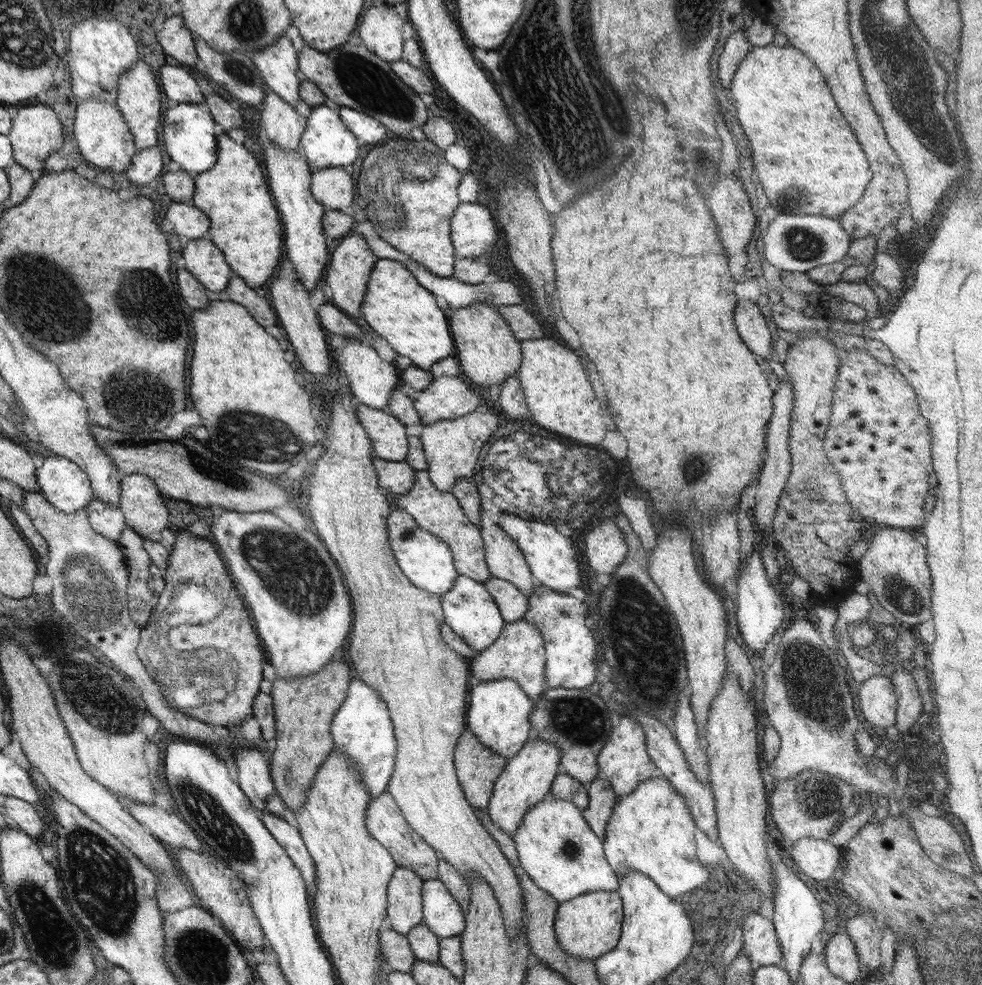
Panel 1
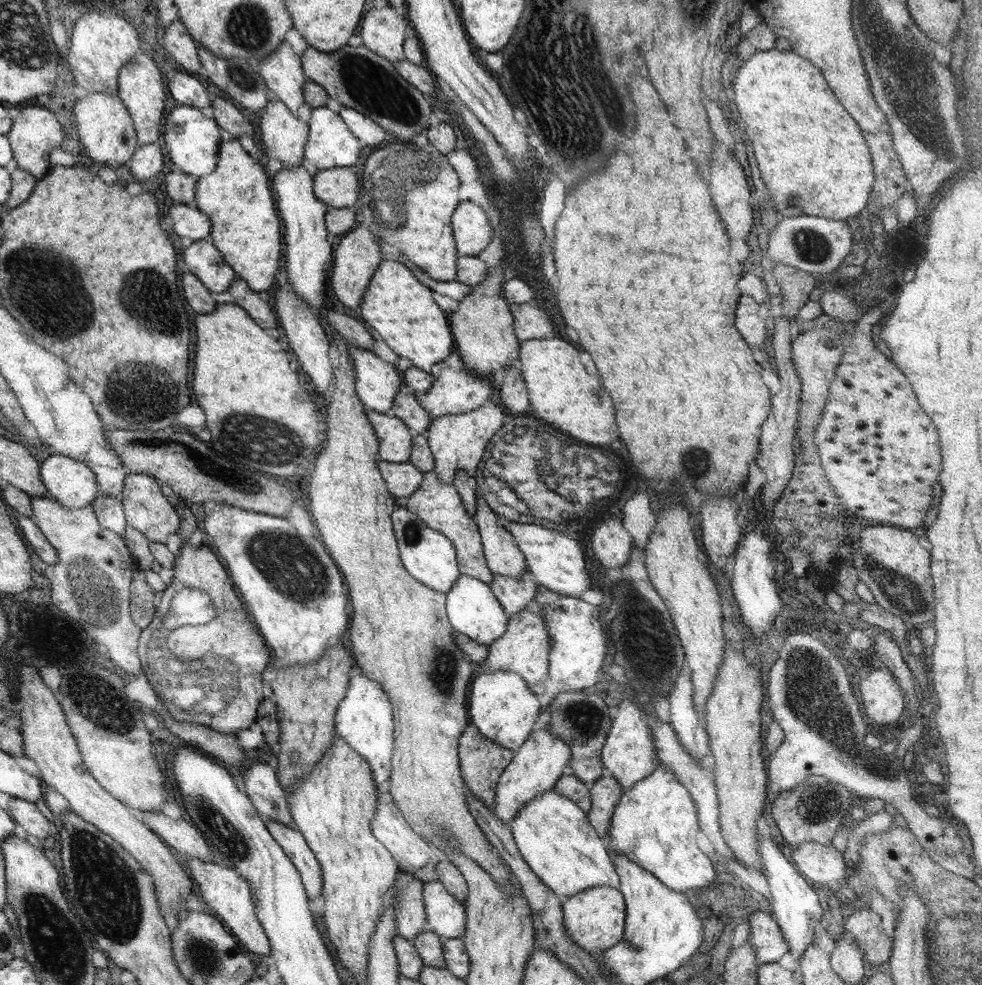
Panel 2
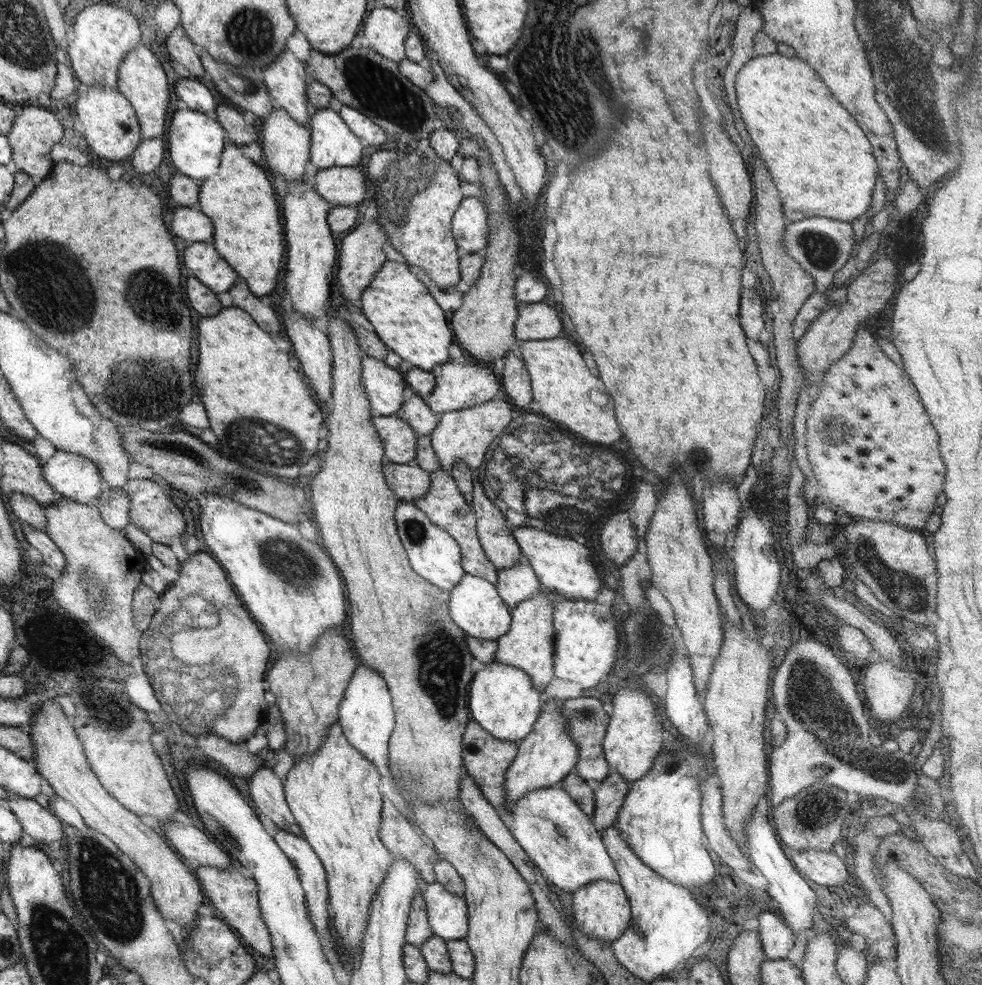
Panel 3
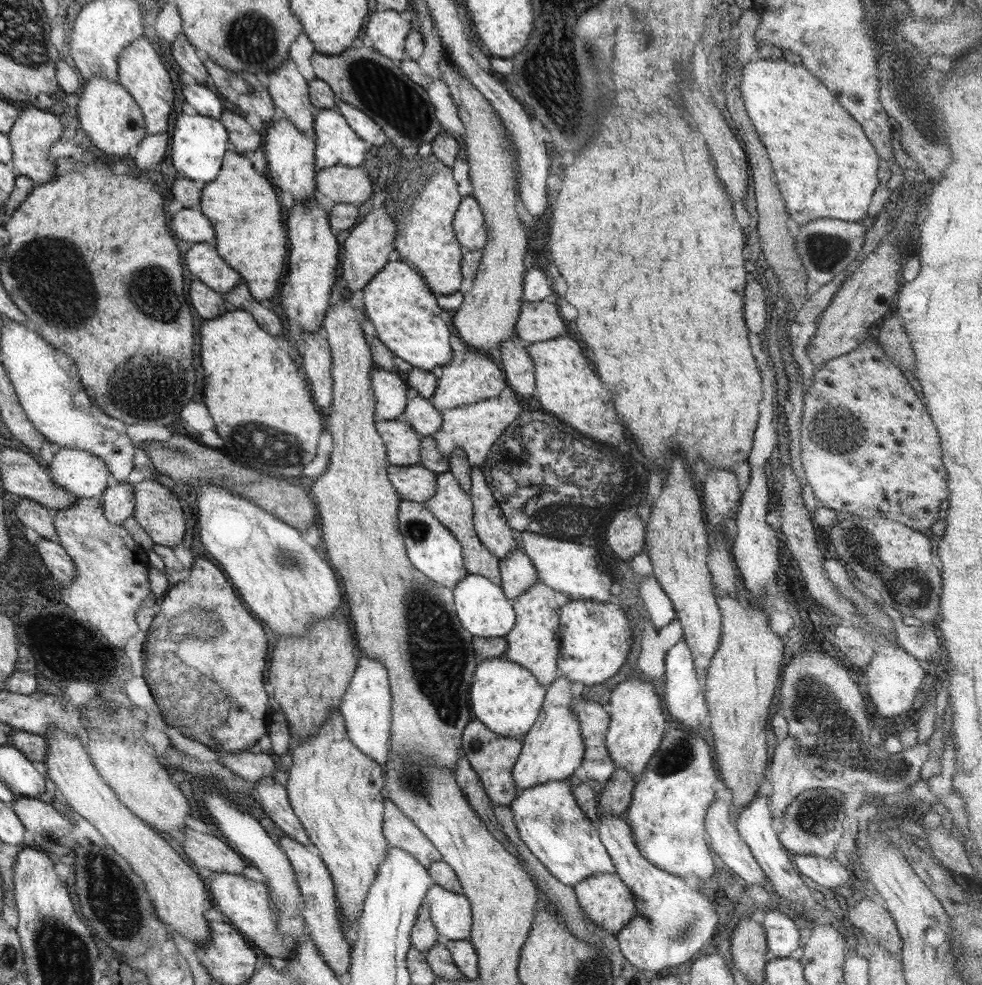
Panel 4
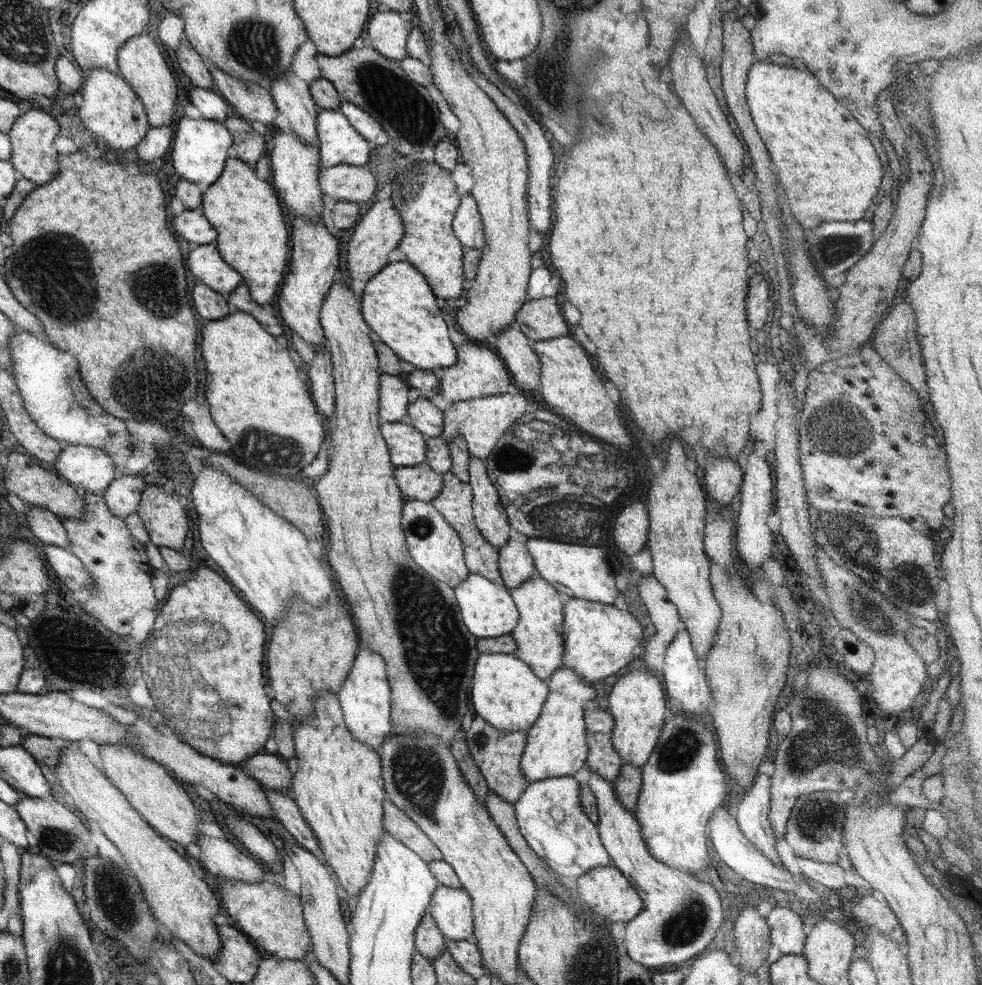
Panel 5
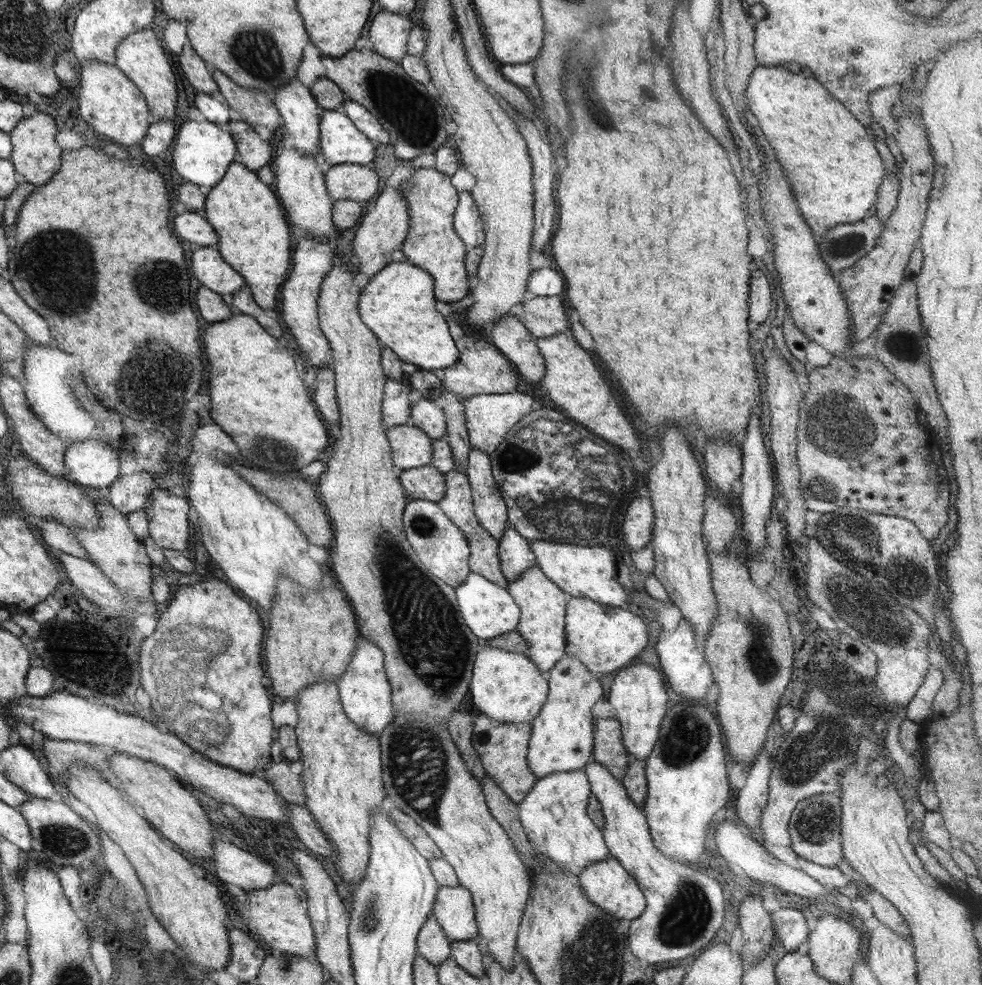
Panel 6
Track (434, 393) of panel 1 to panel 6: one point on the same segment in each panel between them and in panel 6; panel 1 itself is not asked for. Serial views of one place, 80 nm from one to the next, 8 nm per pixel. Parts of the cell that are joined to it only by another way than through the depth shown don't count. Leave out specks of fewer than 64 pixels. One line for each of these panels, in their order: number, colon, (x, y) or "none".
2: (452, 392)
3: (459, 386)
4: (471, 377)
5: (479, 371)
6: (481, 369)

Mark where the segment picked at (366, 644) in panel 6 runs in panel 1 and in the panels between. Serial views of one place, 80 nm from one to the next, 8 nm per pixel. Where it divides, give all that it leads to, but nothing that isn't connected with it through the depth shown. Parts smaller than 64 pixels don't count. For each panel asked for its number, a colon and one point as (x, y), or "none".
1: (361, 727)
2: (364, 719)
3: (366, 714)
4: (366, 705)
5: (365, 697)

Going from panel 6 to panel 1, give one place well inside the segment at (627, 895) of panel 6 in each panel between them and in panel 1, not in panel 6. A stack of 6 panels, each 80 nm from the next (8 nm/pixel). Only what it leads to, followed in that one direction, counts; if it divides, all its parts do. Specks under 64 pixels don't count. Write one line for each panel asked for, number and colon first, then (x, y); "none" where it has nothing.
1: (587, 926)
2: (595, 918)
3: (601, 909)
4: (607, 901)
5: (605, 891)

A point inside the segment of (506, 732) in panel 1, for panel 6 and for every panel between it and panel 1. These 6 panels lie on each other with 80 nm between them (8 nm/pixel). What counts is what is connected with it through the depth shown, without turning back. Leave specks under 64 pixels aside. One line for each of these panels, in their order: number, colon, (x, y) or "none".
2: (501, 706)
3: (501, 699)
4: (505, 697)
5: (505, 692)
6: (506, 686)

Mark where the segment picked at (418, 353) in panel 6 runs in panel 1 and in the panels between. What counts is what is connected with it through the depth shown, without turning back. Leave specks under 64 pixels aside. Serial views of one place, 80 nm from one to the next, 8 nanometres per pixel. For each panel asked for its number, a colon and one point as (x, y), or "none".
1: (395, 305)
2: (397, 306)
3: (407, 319)
4: (407, 318)
5: (398, 305)

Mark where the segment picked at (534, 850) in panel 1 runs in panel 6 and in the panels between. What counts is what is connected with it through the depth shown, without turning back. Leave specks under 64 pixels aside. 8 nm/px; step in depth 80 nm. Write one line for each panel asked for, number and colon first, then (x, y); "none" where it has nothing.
2: (554, 836)
3: (560, 839)
4: (549, 821)
5: (549, 815)
6: (554, 814)

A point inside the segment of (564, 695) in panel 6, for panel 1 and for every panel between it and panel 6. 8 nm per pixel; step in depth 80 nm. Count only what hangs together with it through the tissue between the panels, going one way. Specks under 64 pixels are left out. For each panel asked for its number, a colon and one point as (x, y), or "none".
1: (527, 778)
2: (537, 765)
3: (546, 756)
4: (552, 749)
5: (556, 746)

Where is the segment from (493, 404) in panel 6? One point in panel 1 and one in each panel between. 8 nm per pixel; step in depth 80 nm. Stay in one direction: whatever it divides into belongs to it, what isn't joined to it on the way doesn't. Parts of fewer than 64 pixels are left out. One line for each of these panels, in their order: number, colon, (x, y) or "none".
1: (452, 447)
2: (458, 441)
3: (465, 435)
4: (474, 428)
5: (482, 421)

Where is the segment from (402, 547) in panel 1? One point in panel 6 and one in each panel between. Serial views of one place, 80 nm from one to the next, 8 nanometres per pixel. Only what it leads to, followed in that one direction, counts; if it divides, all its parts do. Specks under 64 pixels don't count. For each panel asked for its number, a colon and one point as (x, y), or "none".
2: (428, 556)
3: (434, 555)
4: (433, 550)
5: (436, 548)
6: (442, 547)

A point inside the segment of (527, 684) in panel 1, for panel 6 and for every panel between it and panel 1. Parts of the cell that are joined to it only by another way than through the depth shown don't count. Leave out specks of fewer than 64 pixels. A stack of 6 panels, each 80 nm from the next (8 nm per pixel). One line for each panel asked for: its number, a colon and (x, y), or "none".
2: (524, 648)
3: (529, 644)
4: (533, 643)
5: (538, 636)
6: (542, 621)

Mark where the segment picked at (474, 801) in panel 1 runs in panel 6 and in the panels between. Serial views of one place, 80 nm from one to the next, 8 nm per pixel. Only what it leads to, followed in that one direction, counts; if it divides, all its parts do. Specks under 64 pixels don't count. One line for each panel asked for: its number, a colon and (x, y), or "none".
2: (482, 762)
3: (486, 759)
4: (492, 757)
5: (497, 754)
6: (502, 748)

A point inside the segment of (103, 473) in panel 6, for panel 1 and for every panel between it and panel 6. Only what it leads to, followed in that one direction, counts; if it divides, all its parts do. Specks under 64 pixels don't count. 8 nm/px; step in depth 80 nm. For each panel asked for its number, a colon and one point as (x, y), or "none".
1: (63, 483)
2: (72, 483)
3: (77, 478)
4: (82, 473)
5: (89, 470)

